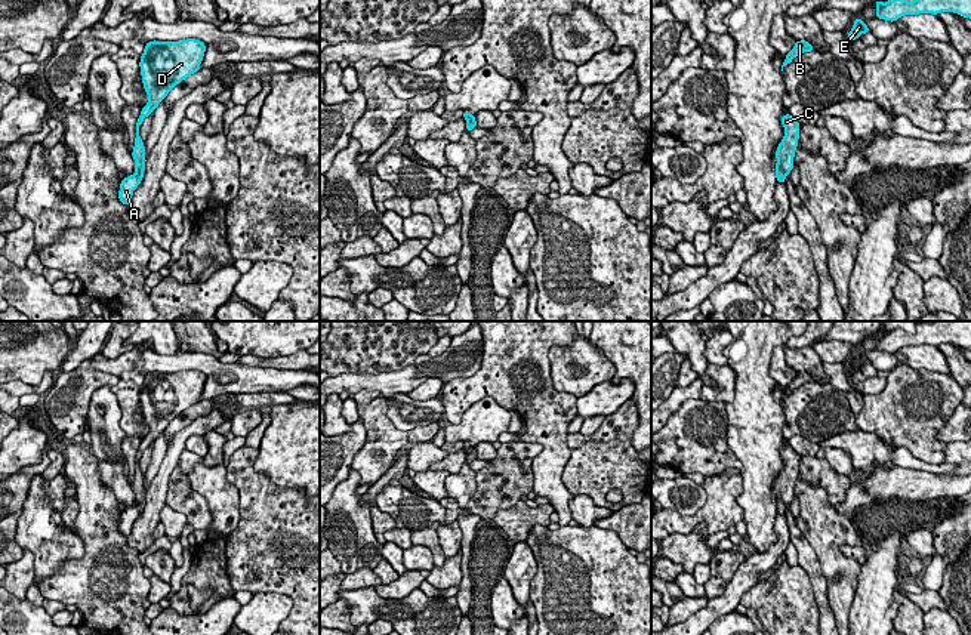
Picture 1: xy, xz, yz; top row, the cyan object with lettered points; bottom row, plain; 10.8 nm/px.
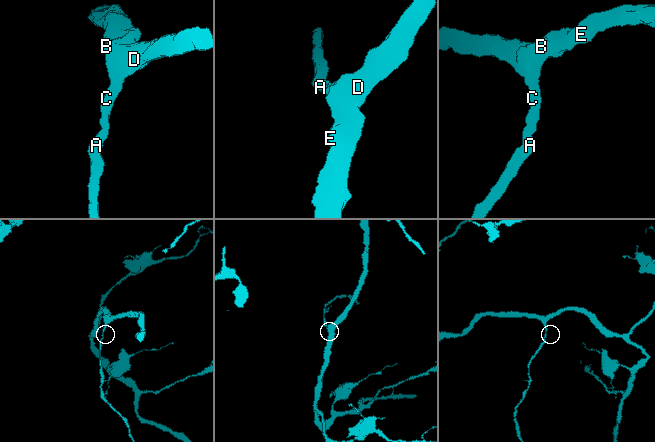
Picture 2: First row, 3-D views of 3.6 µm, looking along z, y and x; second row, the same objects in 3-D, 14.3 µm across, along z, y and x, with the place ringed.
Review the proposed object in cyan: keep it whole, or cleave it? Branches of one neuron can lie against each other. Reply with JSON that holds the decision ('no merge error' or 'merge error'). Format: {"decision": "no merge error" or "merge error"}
{"decision": "no merge error"}

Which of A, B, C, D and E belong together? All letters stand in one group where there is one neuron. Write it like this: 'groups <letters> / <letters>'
groups A B C D E

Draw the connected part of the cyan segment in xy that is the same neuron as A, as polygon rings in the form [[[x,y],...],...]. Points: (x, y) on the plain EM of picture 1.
[[[187,370],[179,373],[148,373],[139,392],[144,422],[149,428],[136,453],[136,468],[132,488],[135,505],[120,514],[118,531],[129,537],[133,523],[144,511],[145,478],[139,468],[139,459],[167,425],[191,406],[200,403],[200,395],[206,383],[201,372]]]

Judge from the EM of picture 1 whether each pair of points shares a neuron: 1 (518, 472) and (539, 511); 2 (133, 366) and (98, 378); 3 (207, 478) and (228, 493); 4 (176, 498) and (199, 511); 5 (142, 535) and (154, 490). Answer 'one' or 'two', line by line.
1: two
2: two
3: one
4: one
5: one

